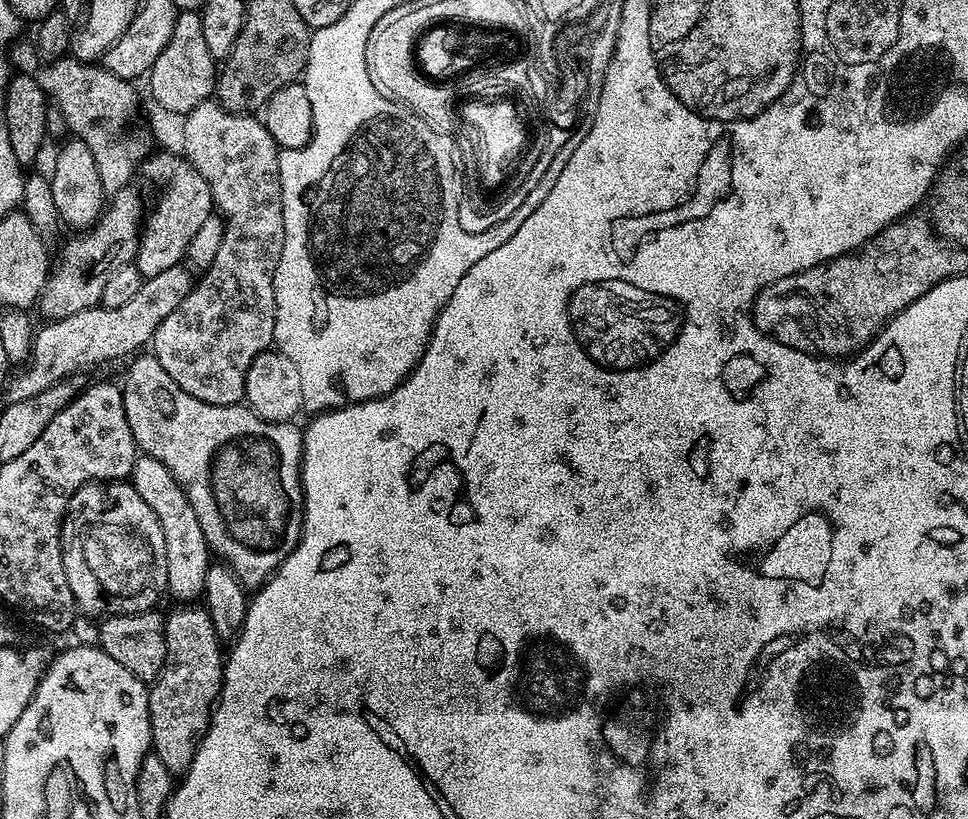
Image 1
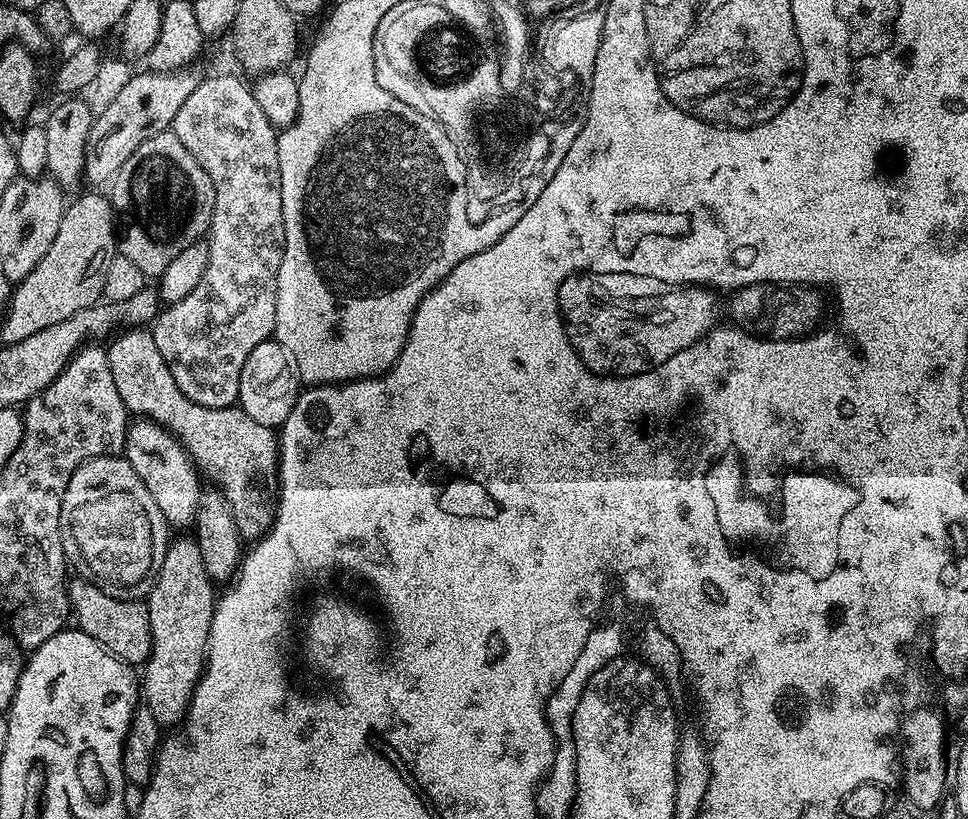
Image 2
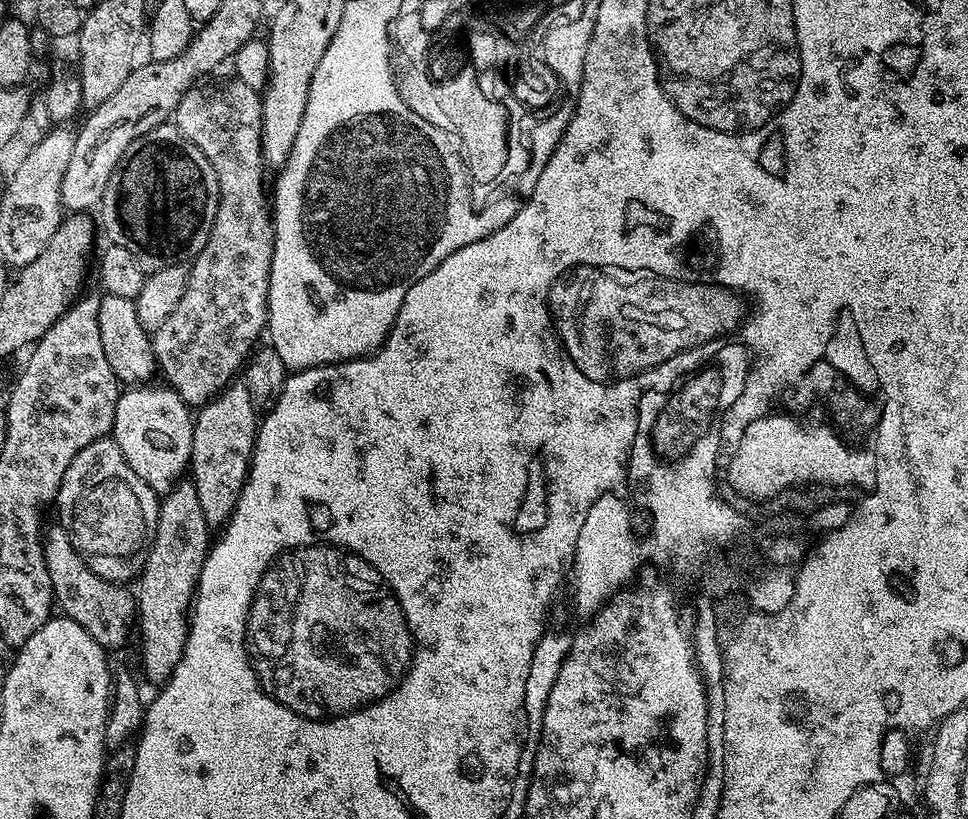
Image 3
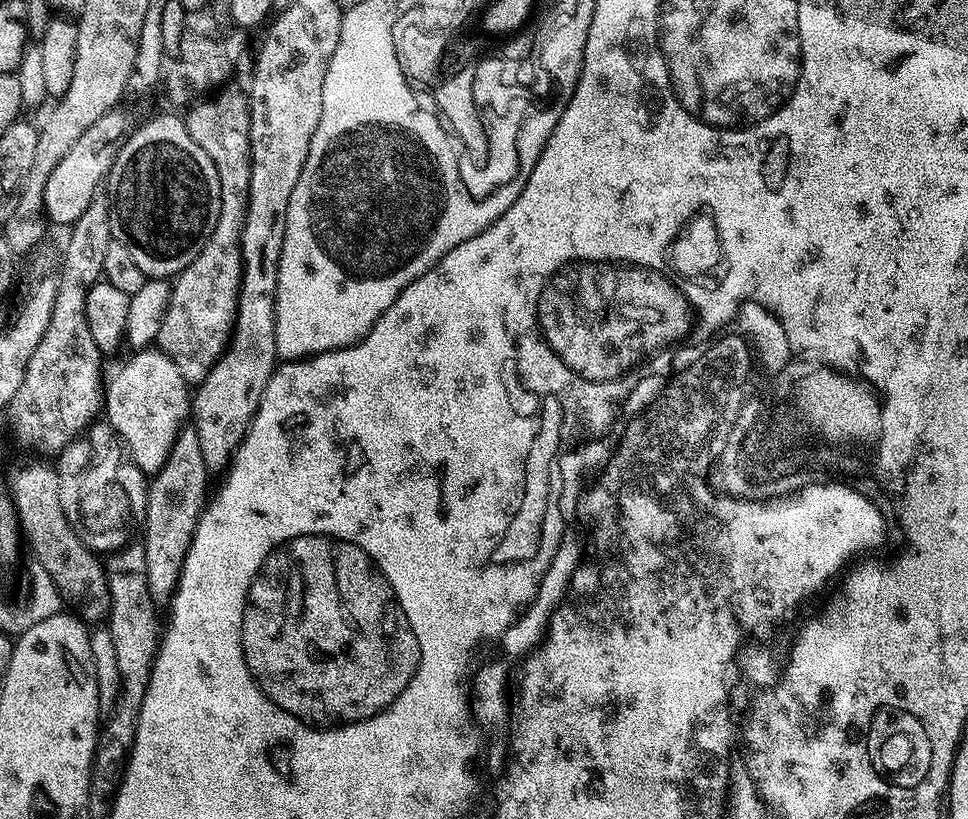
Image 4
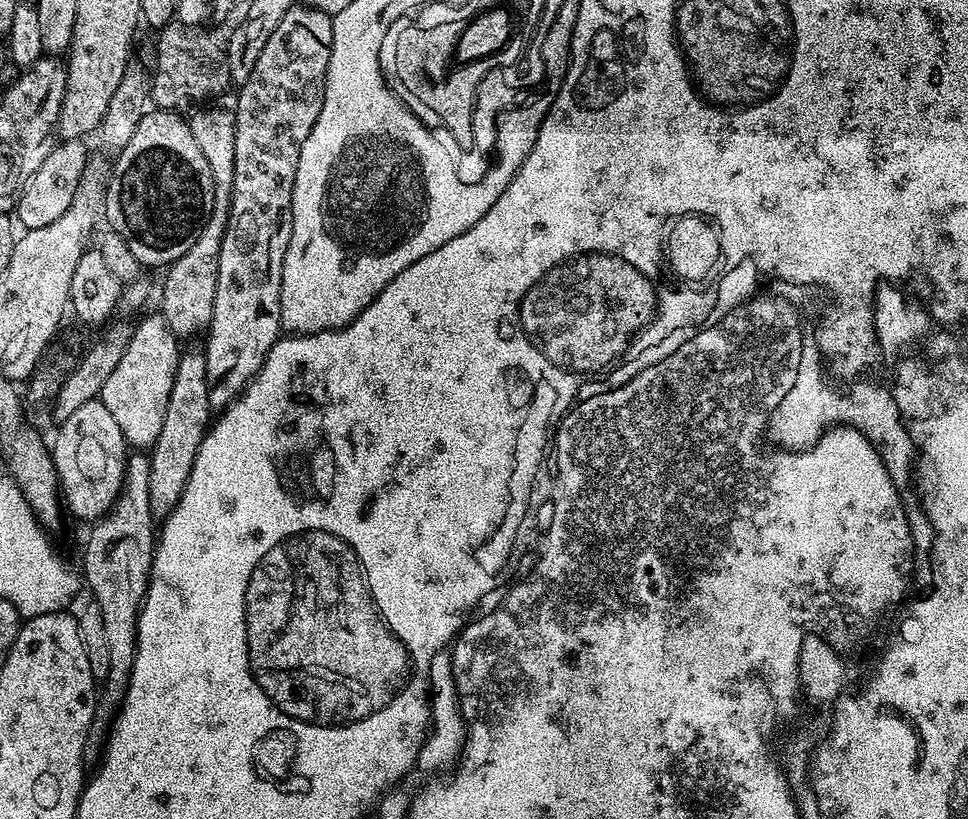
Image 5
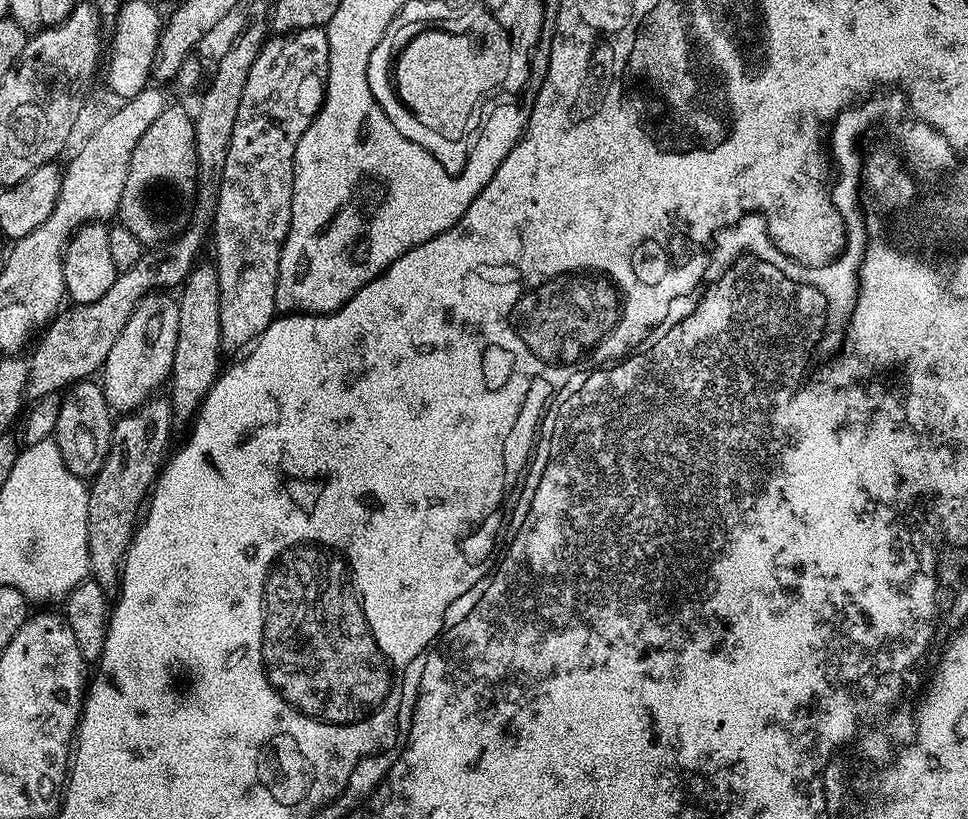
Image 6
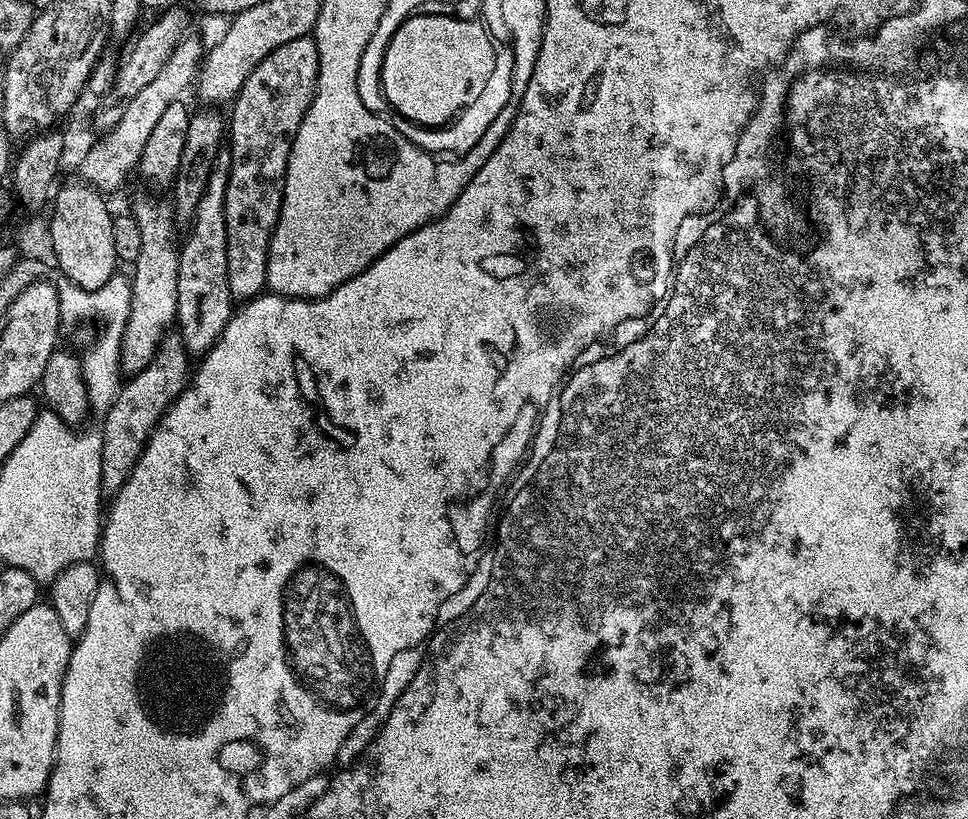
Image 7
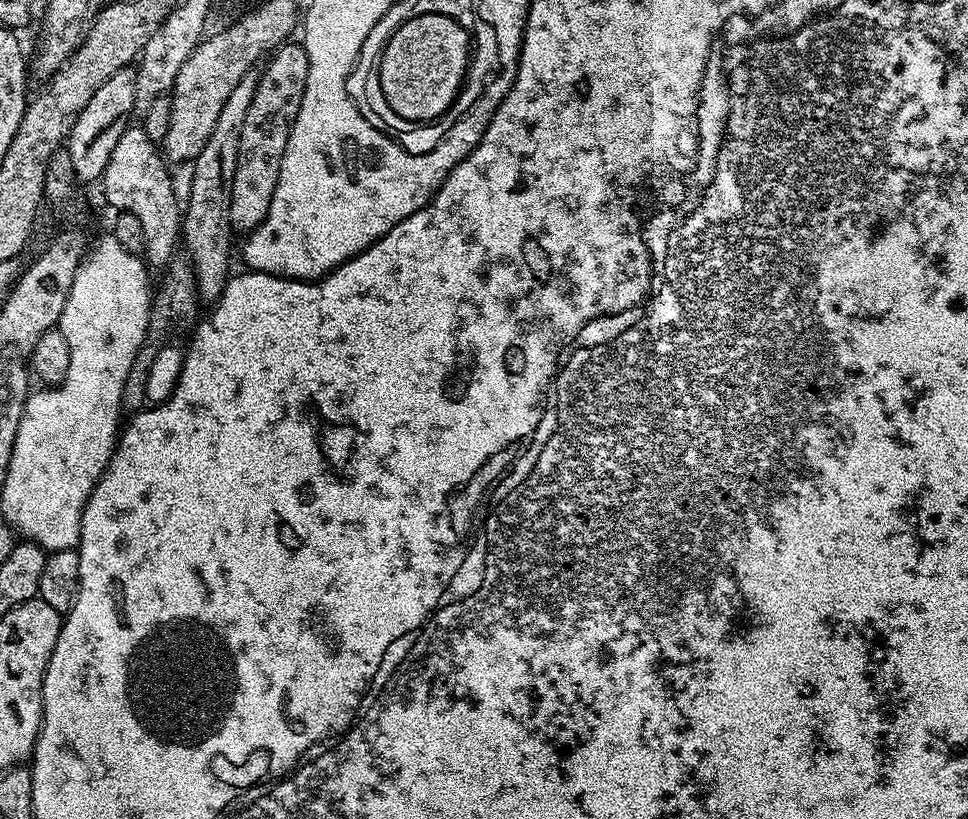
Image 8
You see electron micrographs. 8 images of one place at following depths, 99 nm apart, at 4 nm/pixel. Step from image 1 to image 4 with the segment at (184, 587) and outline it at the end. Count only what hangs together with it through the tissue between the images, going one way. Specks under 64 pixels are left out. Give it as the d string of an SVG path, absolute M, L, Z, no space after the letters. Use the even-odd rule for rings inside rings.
M159 347L142 348L131 355L113 374L112 381L107 381L102 408L132 463L145 474L155 474L166 462L174 438L189 417L190 385Z

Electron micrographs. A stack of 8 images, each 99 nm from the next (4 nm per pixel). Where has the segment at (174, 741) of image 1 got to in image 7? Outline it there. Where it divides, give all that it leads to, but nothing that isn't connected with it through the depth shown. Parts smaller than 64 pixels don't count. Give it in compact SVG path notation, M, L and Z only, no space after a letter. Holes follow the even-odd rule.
M221 150L214 158L206 182L206 190L198 202L188 237L179 245L178 262L178 306L175 327L182 338L189 357L199 358L218 342L226 322L230 322L234 311L234 297L226 274L226 182L230 178L230 151Z

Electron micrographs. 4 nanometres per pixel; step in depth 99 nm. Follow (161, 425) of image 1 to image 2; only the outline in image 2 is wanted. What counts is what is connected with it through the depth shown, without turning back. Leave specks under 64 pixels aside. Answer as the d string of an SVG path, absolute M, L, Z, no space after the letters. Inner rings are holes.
M132 326L116 335L111 337L112 345L107 345L106 351L110 362L110 374L114 374L118 398L122 398L133 417L147 418L162 425L183 444L201 477L224 493L241 537L248 542L259 540L272 527L278 499L280 441L277 433L261 423L254 422L254 419L248 417L239 406L211 408L198 406L198 402L190 402L190 398L186 398L186 394L178 390L178 382L174 382L174 374L170 374L170 366L166 366L166 358L162 358L162 353L158 351L158 342L154 342L147 327Z

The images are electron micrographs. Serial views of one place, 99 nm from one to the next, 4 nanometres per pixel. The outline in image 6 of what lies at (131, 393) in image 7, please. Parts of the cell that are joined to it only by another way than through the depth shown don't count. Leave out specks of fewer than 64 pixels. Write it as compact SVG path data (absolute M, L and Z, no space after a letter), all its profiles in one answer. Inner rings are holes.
M153 395L141 407L132 412L123 413L112 425L112 441L108 447L106 458L98 470L98 474L91 477L88 489L88 553L90 554L90 576L97 580L106 590L112 590L120 583L120 574L124 567L124 557L128 554L128 547L132 535L136 532L136 525L142 519L142 509L149 499L152 485L164 466L169 455L168 438L171 436L174 421L172 418L172 402L167 395Z

